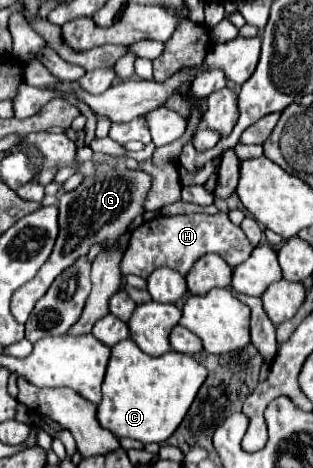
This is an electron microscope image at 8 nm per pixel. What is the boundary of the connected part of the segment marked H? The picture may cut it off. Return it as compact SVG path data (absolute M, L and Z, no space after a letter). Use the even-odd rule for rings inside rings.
M219 212L215 216L207 214L187 214L187 216L155 216L147 222L143 222L139 228L131 232L129 246L121 260L121 272L123 276L135 274L141 278L147 278L153 270L167 266L183 276L189 272L193 262L201 258L207 252L219 254L231 268L241 264L249 258L253 246L245 238L243 230L235 224L231 224L229 216Z

